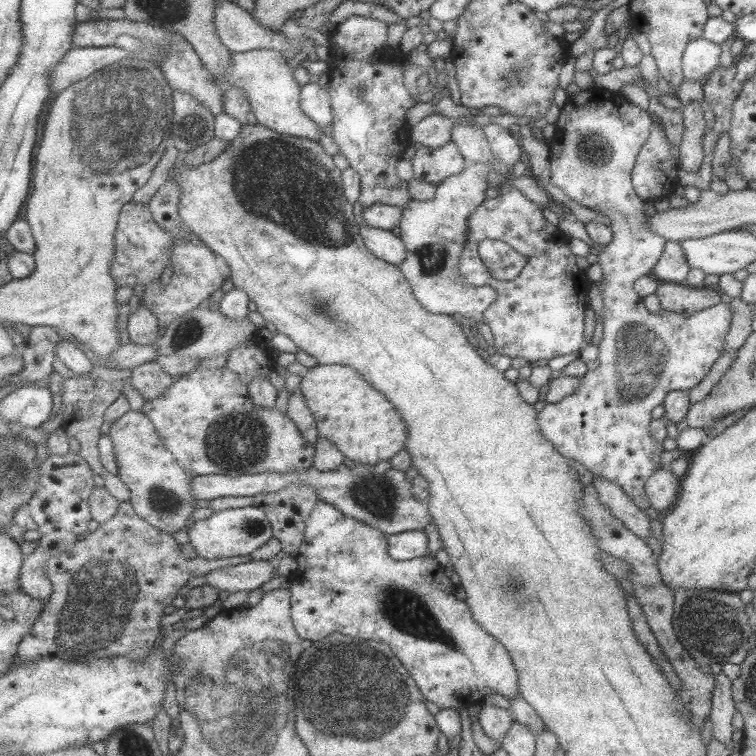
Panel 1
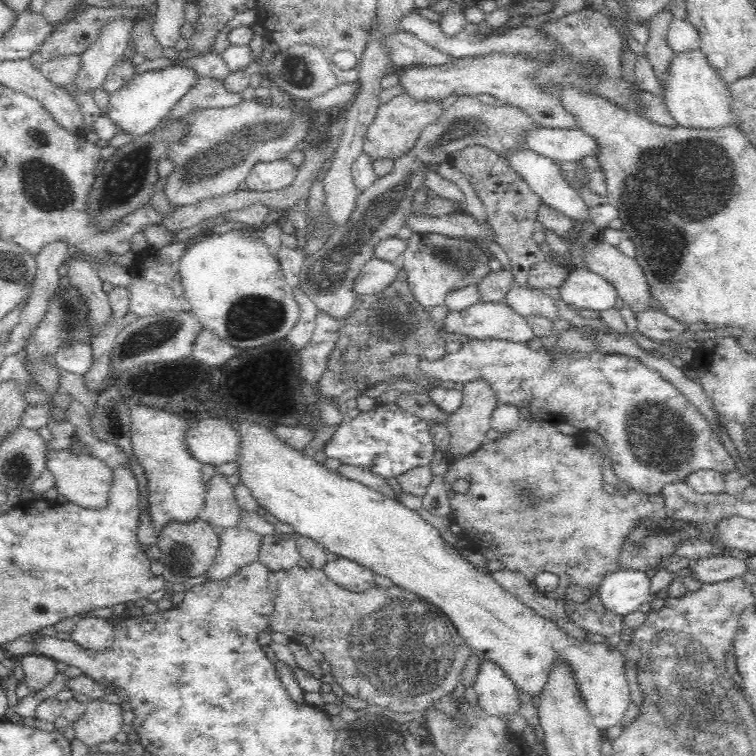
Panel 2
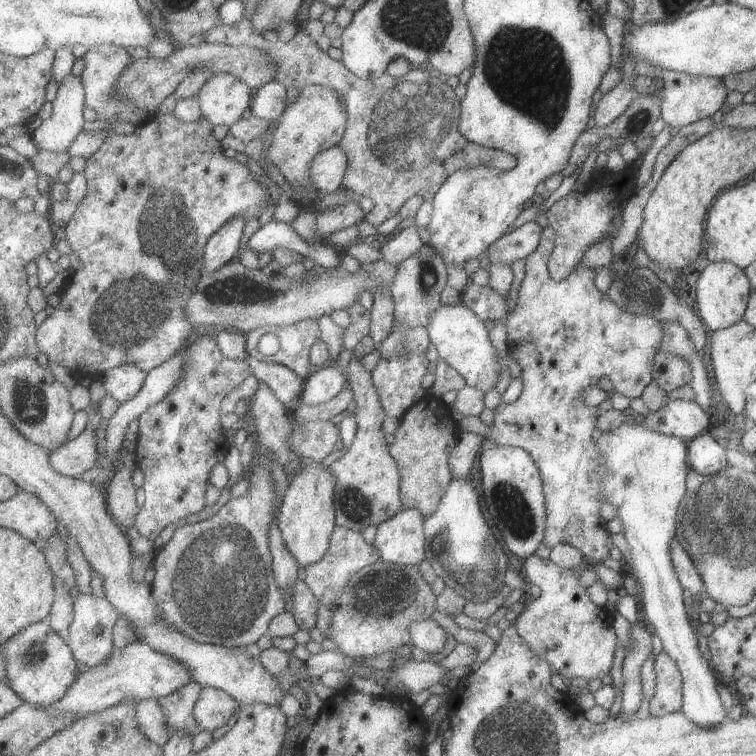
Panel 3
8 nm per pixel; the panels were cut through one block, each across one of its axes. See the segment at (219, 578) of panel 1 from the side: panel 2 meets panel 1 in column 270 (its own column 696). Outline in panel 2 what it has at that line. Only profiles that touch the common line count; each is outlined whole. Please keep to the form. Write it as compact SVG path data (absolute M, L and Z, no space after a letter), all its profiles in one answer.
M734 556L702 557L690 566L690 578L703 584L714 584L746 572L747 560Z

